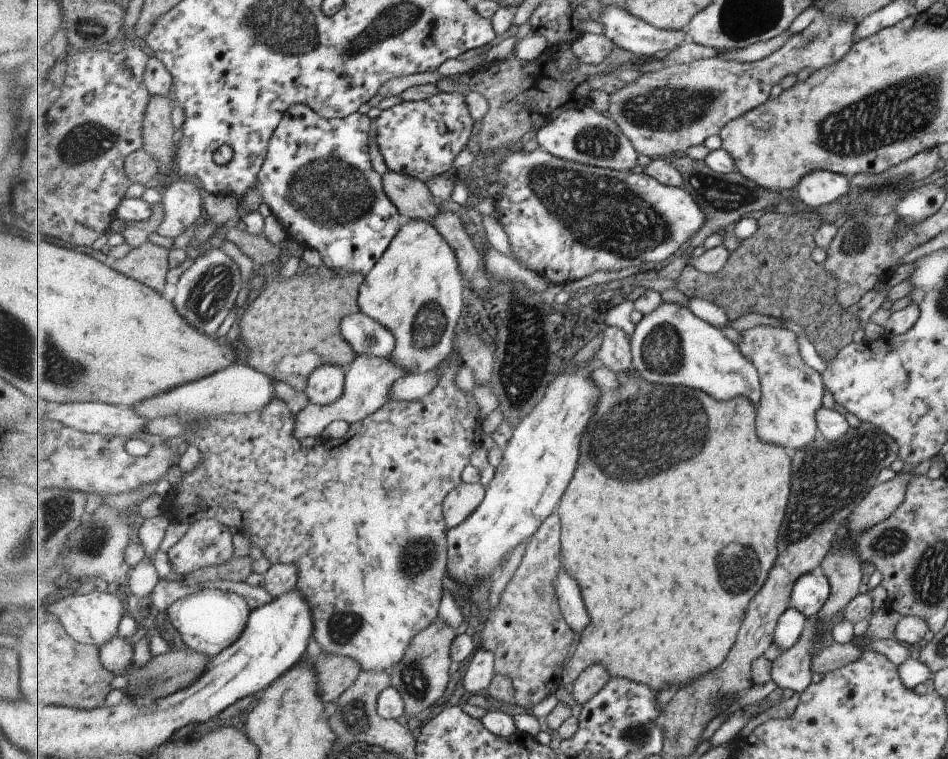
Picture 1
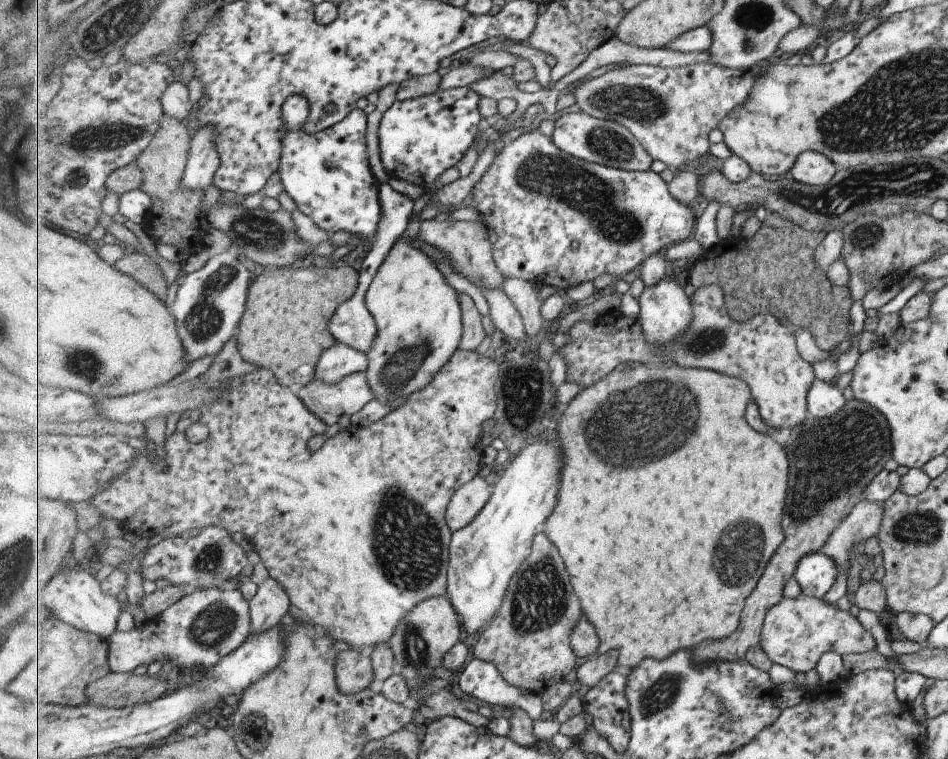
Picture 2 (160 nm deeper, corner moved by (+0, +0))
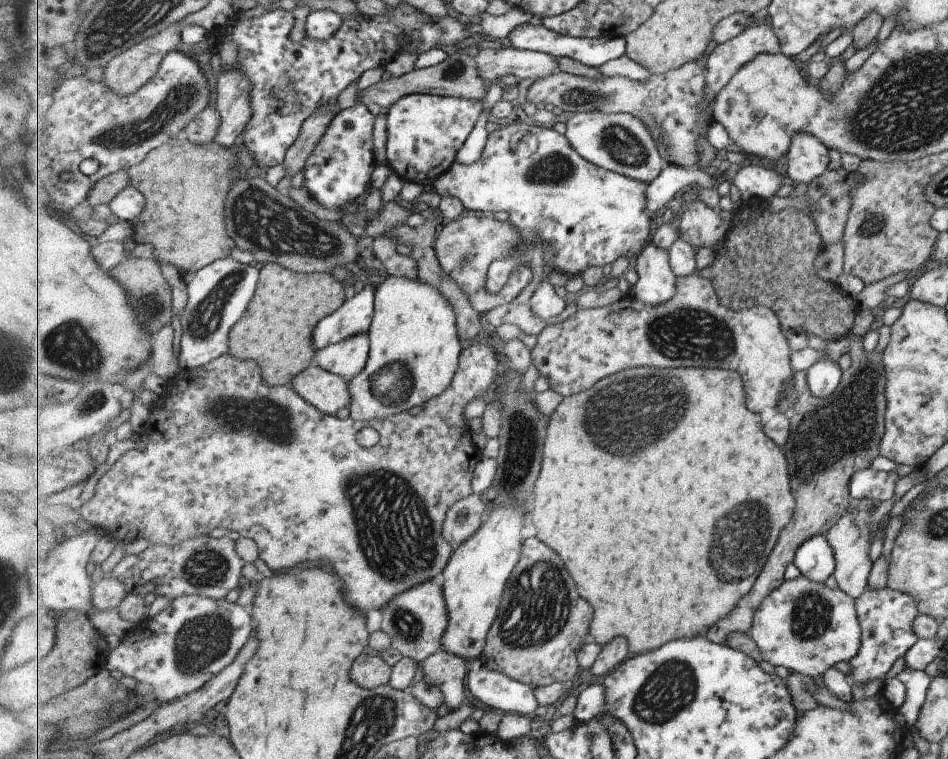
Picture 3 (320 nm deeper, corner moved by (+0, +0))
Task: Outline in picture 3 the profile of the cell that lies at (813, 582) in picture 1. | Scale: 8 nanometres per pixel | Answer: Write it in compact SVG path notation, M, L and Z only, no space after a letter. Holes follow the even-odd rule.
M825 534L808 538L798 546L795 566L802 577L824 583L833 572L833 553Z

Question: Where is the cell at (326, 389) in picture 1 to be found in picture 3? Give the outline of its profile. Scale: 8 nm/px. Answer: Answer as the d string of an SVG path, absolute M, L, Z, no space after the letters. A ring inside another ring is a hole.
M357 333L319 350L319 366L350 381L366 366L370 357L370 334Z

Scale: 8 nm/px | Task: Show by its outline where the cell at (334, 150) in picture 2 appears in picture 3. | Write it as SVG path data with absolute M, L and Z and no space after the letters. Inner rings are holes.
M363 103L343 109L333 119L319 146L306 162L303 185L330 211L339 209L347 212L371 190L371 176L376 167L373 155L375 116Z

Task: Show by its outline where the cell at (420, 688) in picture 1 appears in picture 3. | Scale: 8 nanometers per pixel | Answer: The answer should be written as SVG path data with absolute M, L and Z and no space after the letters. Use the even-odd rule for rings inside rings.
M431 579L393 597L380 610L381 628L392 636L393 648L403 657L413 657L421 664L428 656L442 648L442 638L449 624L449 610L444 596L442 579Z

